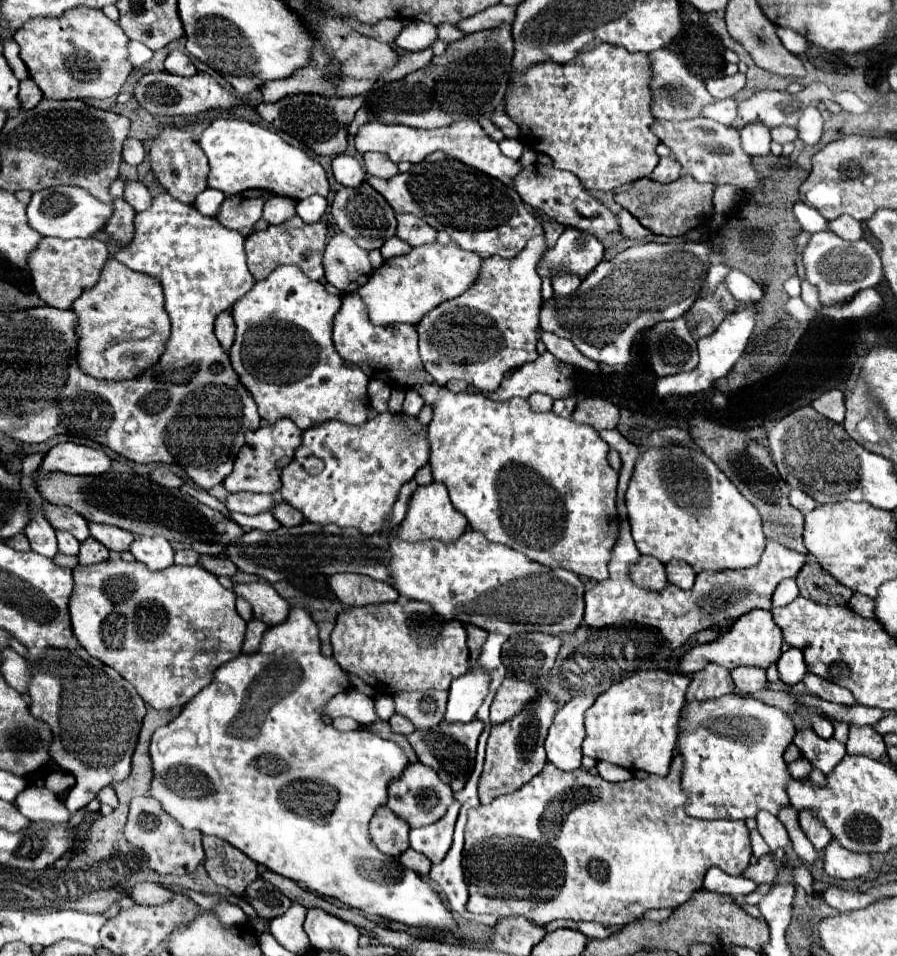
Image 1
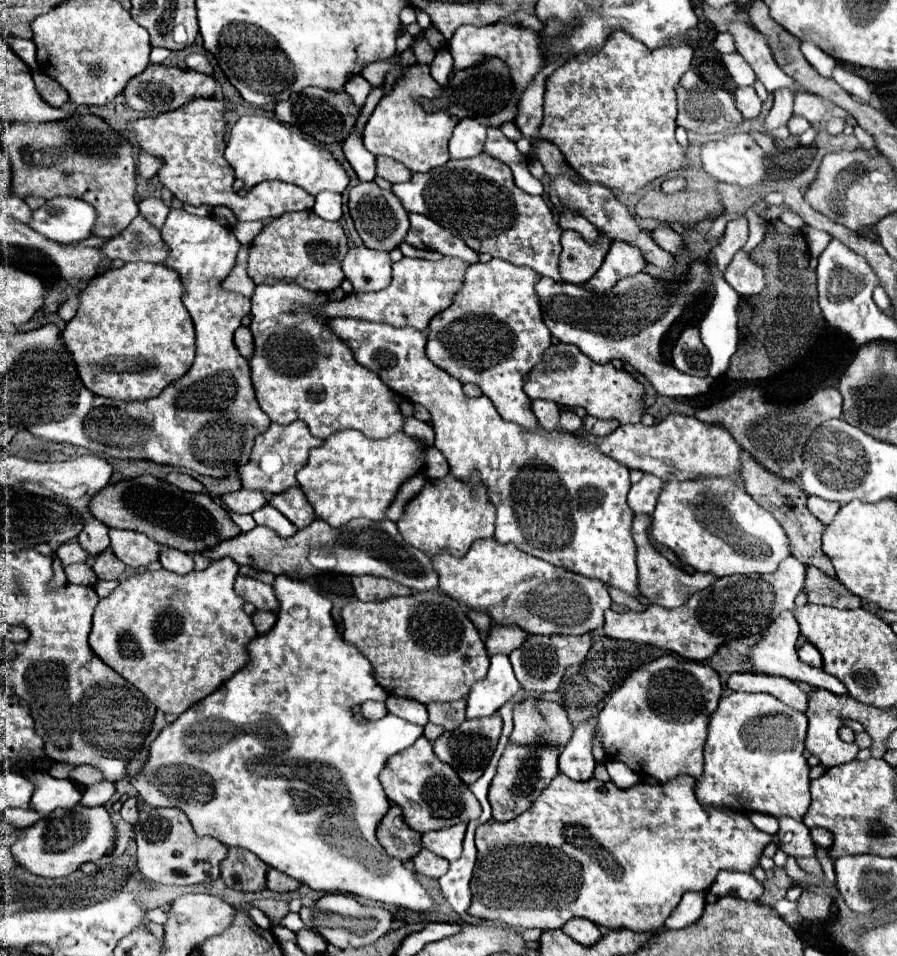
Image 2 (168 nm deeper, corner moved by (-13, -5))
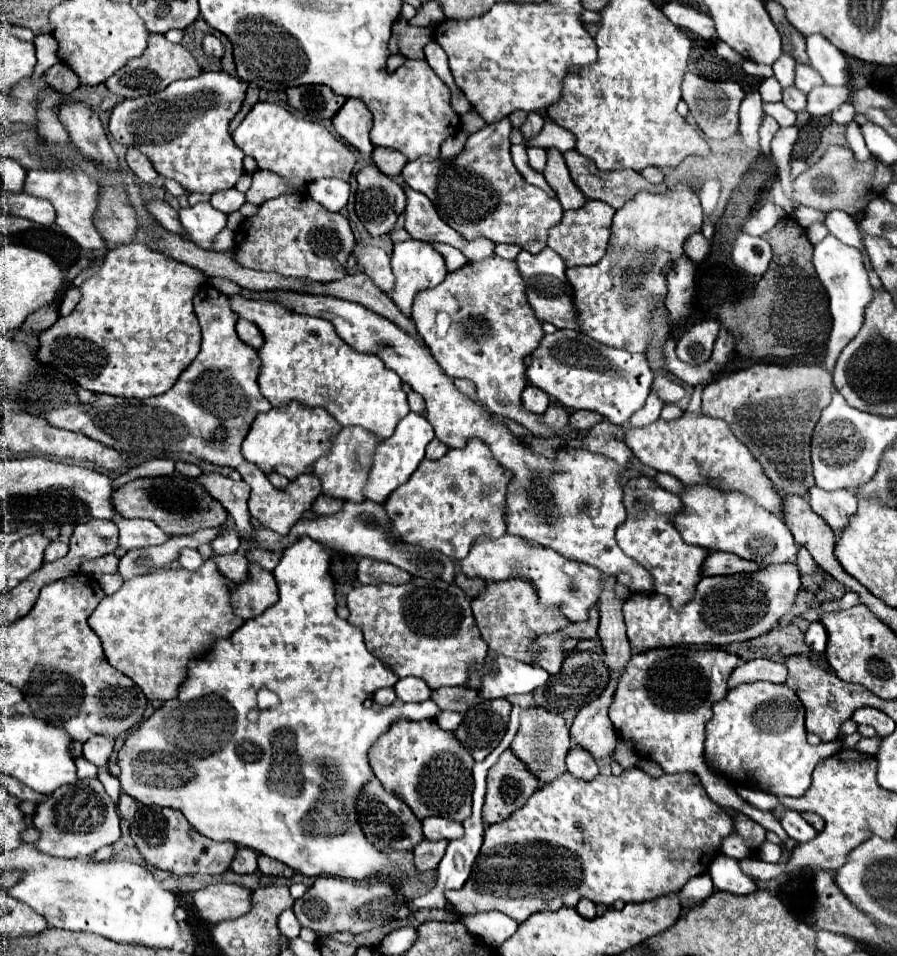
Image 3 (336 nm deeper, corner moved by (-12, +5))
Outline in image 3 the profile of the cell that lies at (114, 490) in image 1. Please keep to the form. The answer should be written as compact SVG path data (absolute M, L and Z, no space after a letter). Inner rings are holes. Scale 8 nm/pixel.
M156 476L156 478L138 478L112 494L112 504L116 512L126 518L146 518L156 522L168 536L192 534L202 528L220 528L228 512L220 502L216 502L202 486L184 476Z

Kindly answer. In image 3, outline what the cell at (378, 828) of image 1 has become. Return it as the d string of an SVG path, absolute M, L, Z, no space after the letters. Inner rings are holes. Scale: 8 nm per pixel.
M372 778L362 788L356 800L356 812L364 836L380 850L412 850L424 838L420 832L422 822L412 814L412 810L398 796L386 792L378 778Z

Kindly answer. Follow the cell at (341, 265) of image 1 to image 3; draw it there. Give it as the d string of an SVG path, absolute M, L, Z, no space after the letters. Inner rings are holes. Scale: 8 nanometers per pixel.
M360 244L354 246L352 254L356 256L358 264L362 264L366 268L366 274L376 282L376 286L380 290L384 290L386 294L390 294L392 286L394 286L390 256L378 246L360 246Z

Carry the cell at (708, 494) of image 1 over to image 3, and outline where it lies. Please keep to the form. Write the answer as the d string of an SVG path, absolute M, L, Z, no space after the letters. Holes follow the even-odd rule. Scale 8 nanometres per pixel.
M686 486L686 492L680 494L680 498L684 512L674 516L674 526L680 528L686 544L696 544L708 548L710 552L732 552L764 566L796 560L798 546L790 528L780 516L756 506L750 498L736 492L724 494L722 490L710 486Z

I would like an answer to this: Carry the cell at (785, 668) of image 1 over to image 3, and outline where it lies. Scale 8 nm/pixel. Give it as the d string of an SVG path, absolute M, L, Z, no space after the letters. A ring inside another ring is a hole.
M812 622L806 630L806 644L814 650L814 652L824 652L826 650L826 640L828 640L828 634L826 634L826 628L824 624L820 622Z

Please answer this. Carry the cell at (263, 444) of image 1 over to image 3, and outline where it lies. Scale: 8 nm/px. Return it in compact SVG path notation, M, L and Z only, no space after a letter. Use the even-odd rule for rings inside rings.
M290 402L282 408L272 408L270 412L258 414L250 426L250 432L242 444L242 454L248 462L256 464L264 474L278 472L290 480L304 472L312 472L318 458L330 452L330 440L342 430L332 414L322 408L300 406Z

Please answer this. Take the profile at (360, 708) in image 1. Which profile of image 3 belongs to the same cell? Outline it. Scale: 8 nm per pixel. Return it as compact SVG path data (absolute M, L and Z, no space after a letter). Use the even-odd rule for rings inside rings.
M382 688L382 690L378 690L378 692L374 694L374 700L376 700L378 704L382 704L382 706L392 704L392 702L396 700L396 692L394 692L394 688Z

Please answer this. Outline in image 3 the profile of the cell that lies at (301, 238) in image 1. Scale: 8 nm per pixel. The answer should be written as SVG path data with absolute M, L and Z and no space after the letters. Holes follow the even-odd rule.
M282 194L258 206L258 214L244 218L234 232L234 254L236 262L244 268L278 272L288 278L306 278L308 282L336 282L346 276L346 260L354 248L356 240L350 230L348 220L342 214L334 214L316 206L306 194Z

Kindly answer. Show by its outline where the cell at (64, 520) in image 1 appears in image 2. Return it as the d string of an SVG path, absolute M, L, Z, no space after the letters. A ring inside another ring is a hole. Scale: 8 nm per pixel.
M93 518L91 522L85 522L83 532L77 536L77 540L79 540L79 544L87 552L91 552L91 556L97 556L99 552L103 552L103 550L109 548L109 536L107 536L107 532L109 532L109 528L103 522L99 522L99 520Z

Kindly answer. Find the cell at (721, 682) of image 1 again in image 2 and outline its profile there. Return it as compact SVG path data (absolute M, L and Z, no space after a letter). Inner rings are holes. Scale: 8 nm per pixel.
M557 774L551 784L539 794L539 798L527 808L523 814L509 822L497 822L489 820L481 824L475 832L475 844L477 844L477 864L471 880L471 892L473 892L473 902L469 908L469 914L481 920L497 922L509 928L539 928L539 930L555 930L561 928L565 922L571 918L585 918L591 920L597 926L605 926L609 930L631 930L631 932L657 932L661 930L665 918L671 914L671 910L679 904L681 896L685 892L707 892L717 878L721 870L731 870L731 872L753 872L757 868L759 858L763 856L763 848L773 840L773 836L757 830L753 822L749 820L747 814L739 812L725 812L723 808L701 808L701 804L695 798L693 792L695 778L693 776L677 776L665 784L643 784L639 782L635 788L621 790L613 782L601 782L597 778L585 780L585 782L573 782L565 774Z

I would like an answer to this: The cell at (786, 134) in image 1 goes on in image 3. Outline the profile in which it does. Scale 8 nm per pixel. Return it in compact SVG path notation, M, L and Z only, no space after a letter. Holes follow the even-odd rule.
M796 86L784 88L784 90L782 90L782 94L784 94L782 102L784 102L790 110L800 112L800 110L804 110L804 108L806 108L806 96L804 96Z

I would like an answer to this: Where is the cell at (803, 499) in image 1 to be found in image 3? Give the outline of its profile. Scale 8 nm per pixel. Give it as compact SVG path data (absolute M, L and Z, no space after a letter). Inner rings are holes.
M812 486L810 506L836 534L840 534L842 530L848 528L848 518L856 514L858 498L854 496L852 490L824 492L822 488Z

